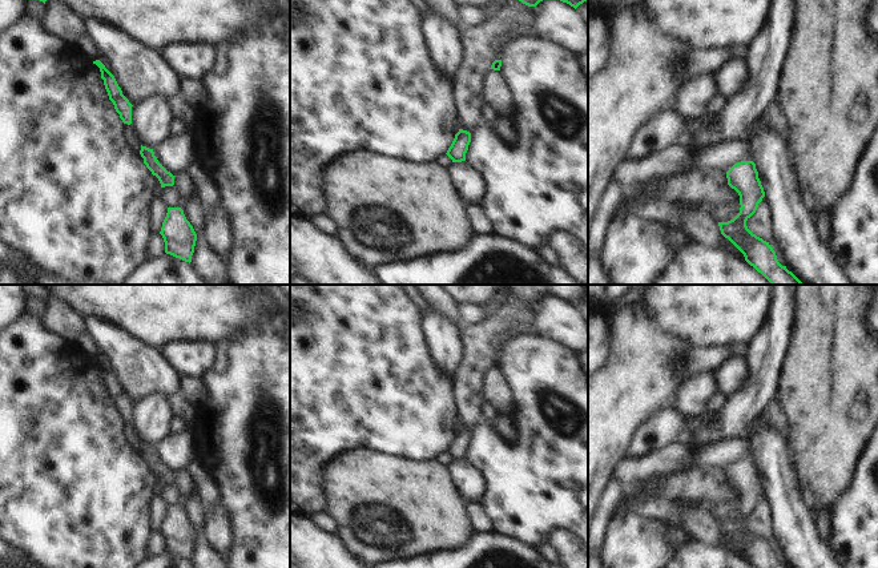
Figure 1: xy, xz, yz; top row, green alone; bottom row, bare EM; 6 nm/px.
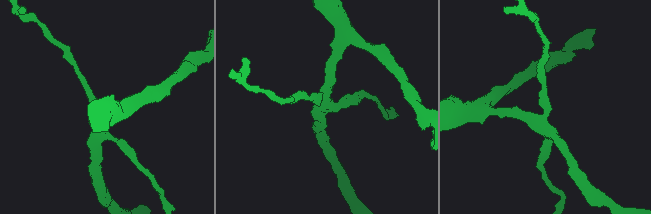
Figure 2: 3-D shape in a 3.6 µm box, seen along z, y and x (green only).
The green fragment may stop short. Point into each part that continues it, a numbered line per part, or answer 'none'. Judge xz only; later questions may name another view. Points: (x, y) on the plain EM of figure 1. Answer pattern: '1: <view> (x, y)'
none

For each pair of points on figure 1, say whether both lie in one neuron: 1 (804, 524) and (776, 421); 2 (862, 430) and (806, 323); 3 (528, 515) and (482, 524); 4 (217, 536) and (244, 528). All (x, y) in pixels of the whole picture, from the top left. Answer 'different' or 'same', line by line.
1: different
2: same
3: different
4: different

